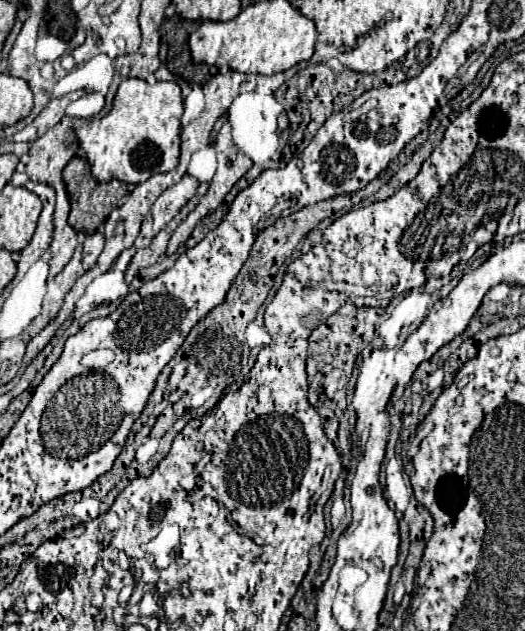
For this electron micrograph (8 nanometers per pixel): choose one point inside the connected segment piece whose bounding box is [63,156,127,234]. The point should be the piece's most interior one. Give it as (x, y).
(91, 201)

